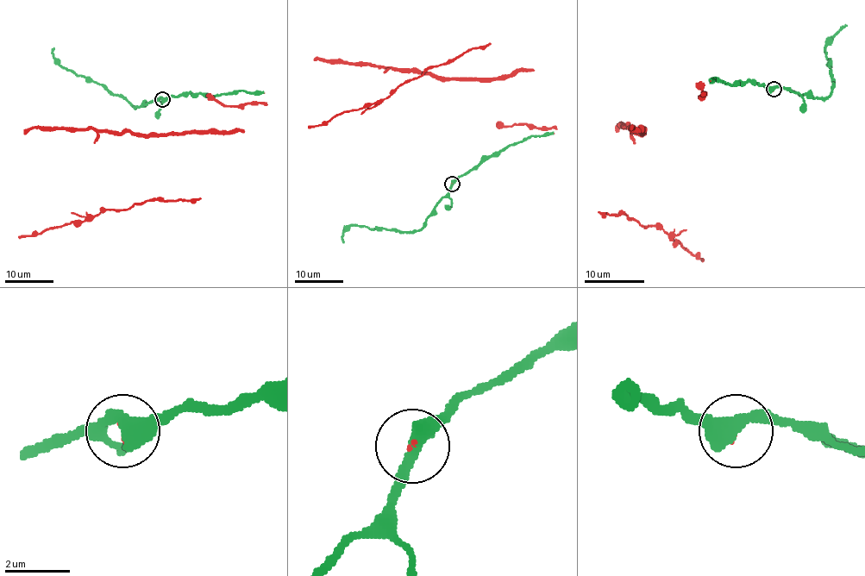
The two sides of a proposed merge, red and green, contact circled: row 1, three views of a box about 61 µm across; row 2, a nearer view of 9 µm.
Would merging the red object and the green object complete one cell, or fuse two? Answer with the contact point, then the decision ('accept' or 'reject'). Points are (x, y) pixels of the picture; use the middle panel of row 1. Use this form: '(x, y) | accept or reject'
(452, 184) | accept

